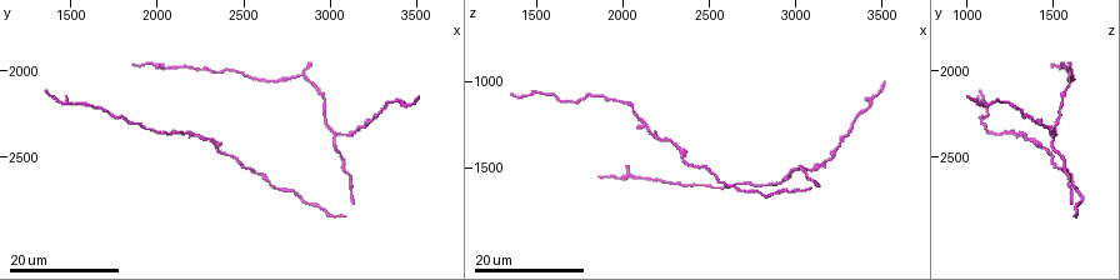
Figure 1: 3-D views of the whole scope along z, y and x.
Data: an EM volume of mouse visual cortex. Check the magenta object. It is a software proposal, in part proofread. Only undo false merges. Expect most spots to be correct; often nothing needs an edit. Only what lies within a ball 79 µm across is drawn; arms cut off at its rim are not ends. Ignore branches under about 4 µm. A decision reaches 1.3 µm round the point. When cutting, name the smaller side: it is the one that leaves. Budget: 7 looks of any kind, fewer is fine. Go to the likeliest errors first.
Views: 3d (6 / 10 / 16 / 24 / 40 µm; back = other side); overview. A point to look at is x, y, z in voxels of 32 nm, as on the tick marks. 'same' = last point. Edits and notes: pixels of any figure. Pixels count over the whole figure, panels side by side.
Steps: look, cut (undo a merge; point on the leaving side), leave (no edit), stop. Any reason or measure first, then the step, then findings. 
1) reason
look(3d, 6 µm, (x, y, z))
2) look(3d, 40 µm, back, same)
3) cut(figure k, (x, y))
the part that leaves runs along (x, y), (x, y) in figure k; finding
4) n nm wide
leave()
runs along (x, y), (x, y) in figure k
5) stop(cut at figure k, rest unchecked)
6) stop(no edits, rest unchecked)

side arm on a straight run
look(3d, 24 µm, (2140, 2380, 1280))

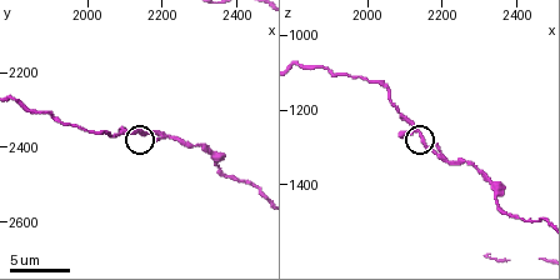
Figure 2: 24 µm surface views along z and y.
look(3d, 10 µm, (2140, 2360, 1270))

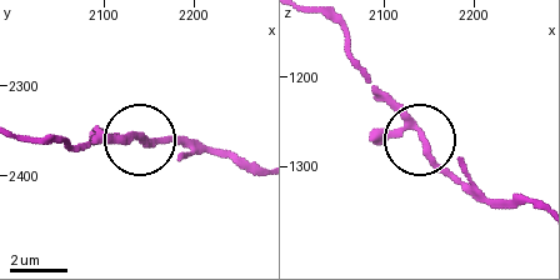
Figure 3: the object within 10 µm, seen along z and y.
leave()
runs along (253, 163), (174, 141), (83, 141) in figure 3; one neuron here

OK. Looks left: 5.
look(3d, 16 µm, (2580, 2600, 1600))

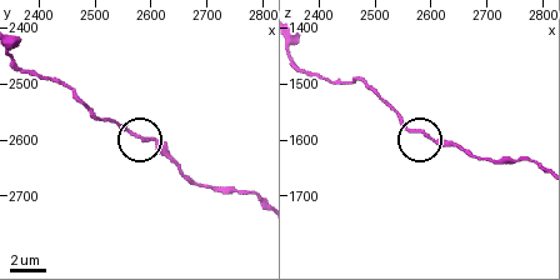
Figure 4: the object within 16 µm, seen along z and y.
look(3d, 6 µm, (2590, 2595, 1590))

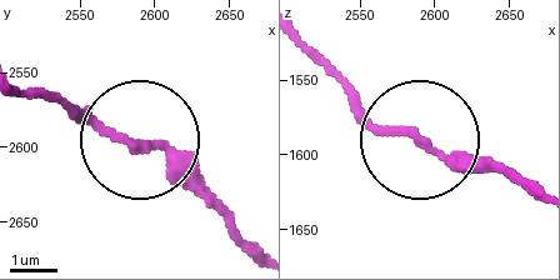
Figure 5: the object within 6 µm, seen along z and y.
leave()
runs along (253, 245), (158, 150), (98, 134), (41, 94) in figure 5; one neuron here

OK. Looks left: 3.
a narrow waist
look(3d, 24 µm, (2780, 2700, 1640))

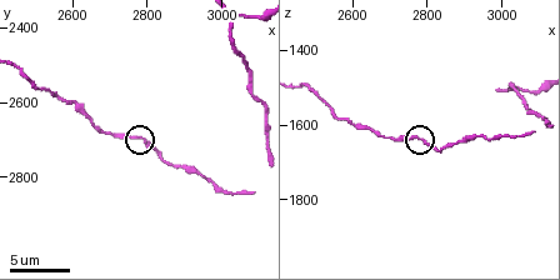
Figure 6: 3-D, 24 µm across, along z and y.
look(3d, 6 µm, (2780, 2700, 1630))

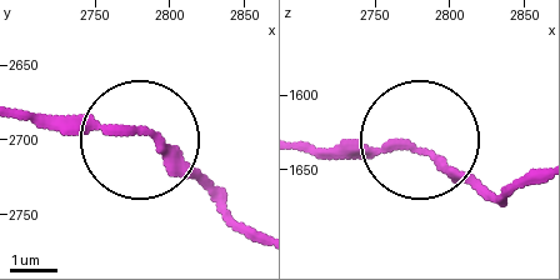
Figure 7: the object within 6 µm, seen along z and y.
leave()
runs along (536, 170), (488, 190), (405, 143), (313, 154) in figure 7; continuous, no second neuron

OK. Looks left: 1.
stop(no edits, rest unchecked)

